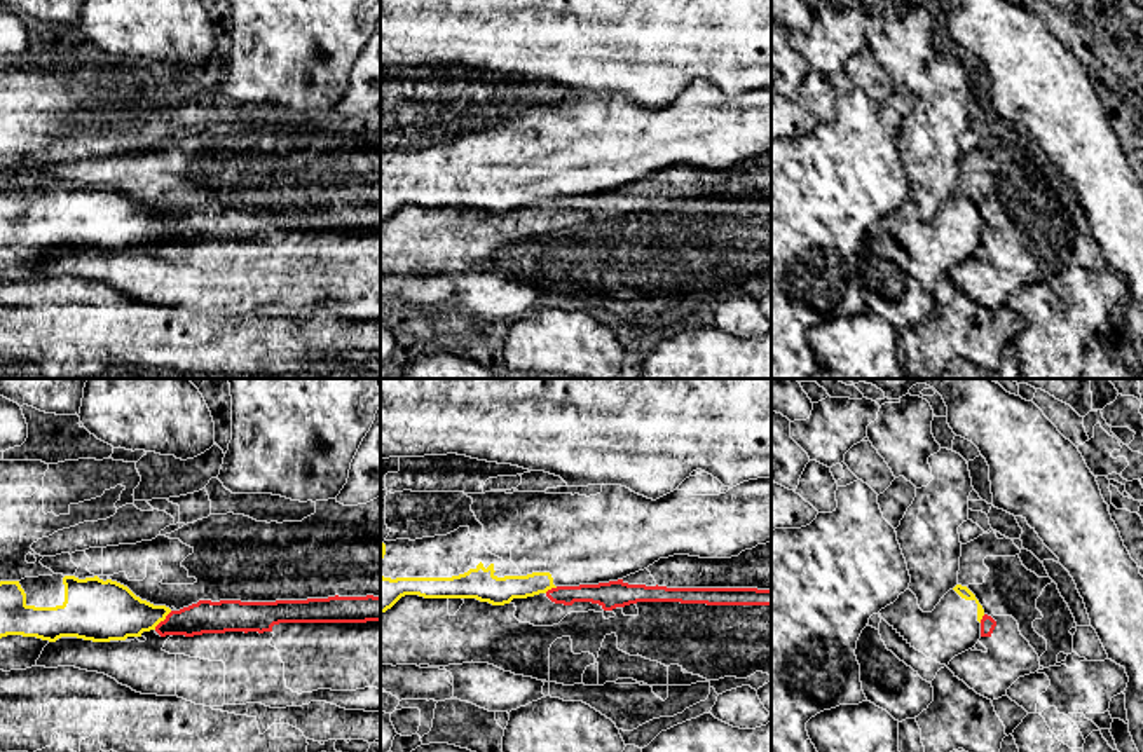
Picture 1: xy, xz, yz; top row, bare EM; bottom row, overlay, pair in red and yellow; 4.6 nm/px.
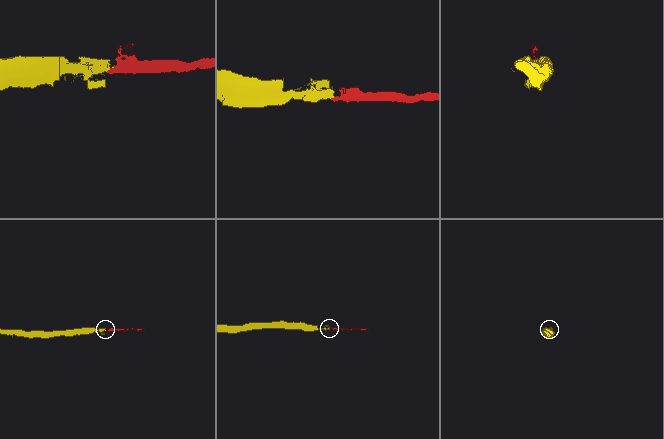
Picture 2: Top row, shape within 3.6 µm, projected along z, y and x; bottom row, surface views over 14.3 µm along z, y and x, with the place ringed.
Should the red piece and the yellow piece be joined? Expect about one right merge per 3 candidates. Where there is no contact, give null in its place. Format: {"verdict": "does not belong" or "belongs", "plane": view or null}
{"verdict": "does not belong", "plane": "xy"}

